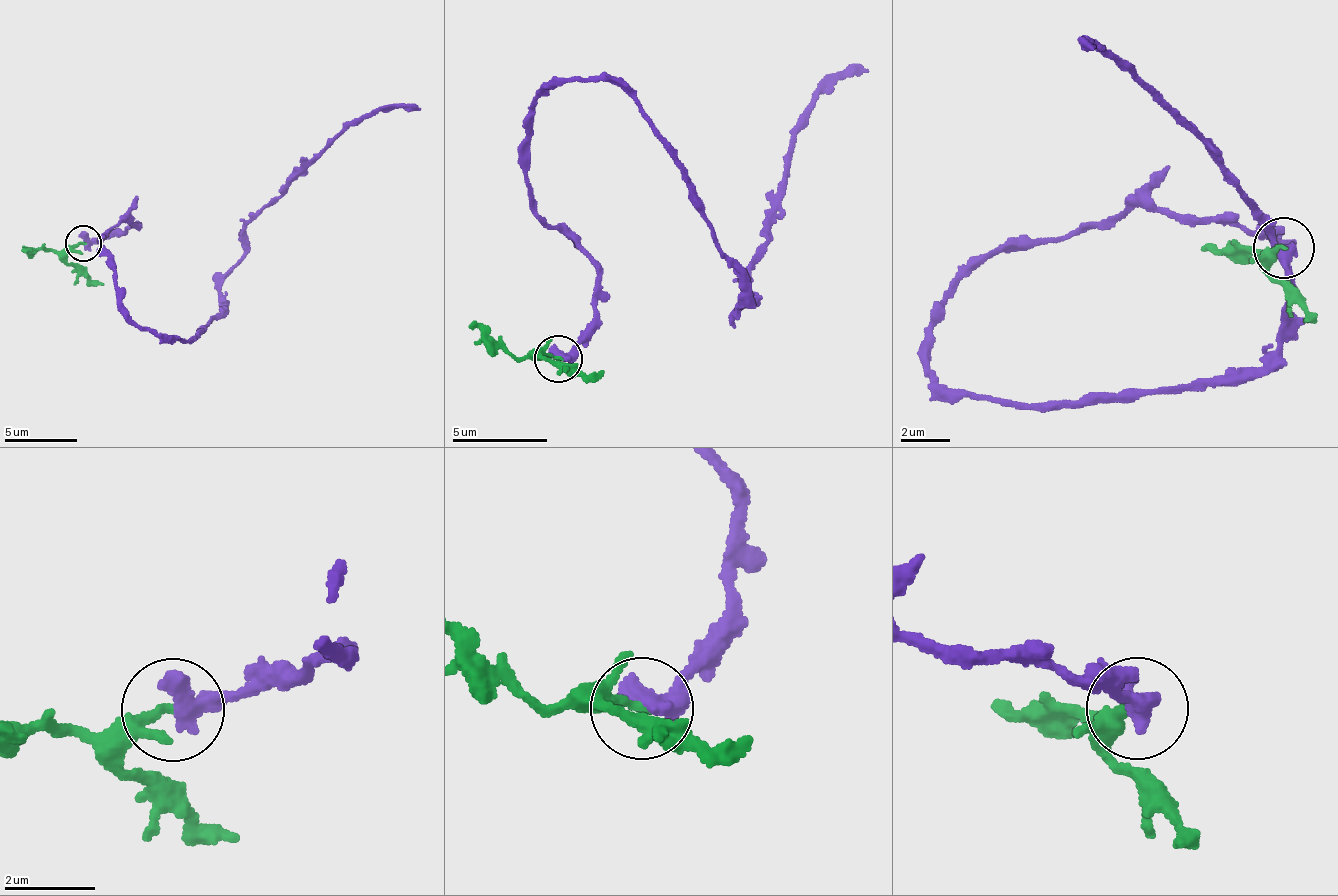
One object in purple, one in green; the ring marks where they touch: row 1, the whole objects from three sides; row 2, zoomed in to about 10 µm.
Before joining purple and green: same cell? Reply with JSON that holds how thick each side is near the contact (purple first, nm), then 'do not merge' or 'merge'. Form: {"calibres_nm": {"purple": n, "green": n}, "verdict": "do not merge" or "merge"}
{"calibres_nm": {"purple": 500, "green": 200}, "verdict": "do not merge"}

